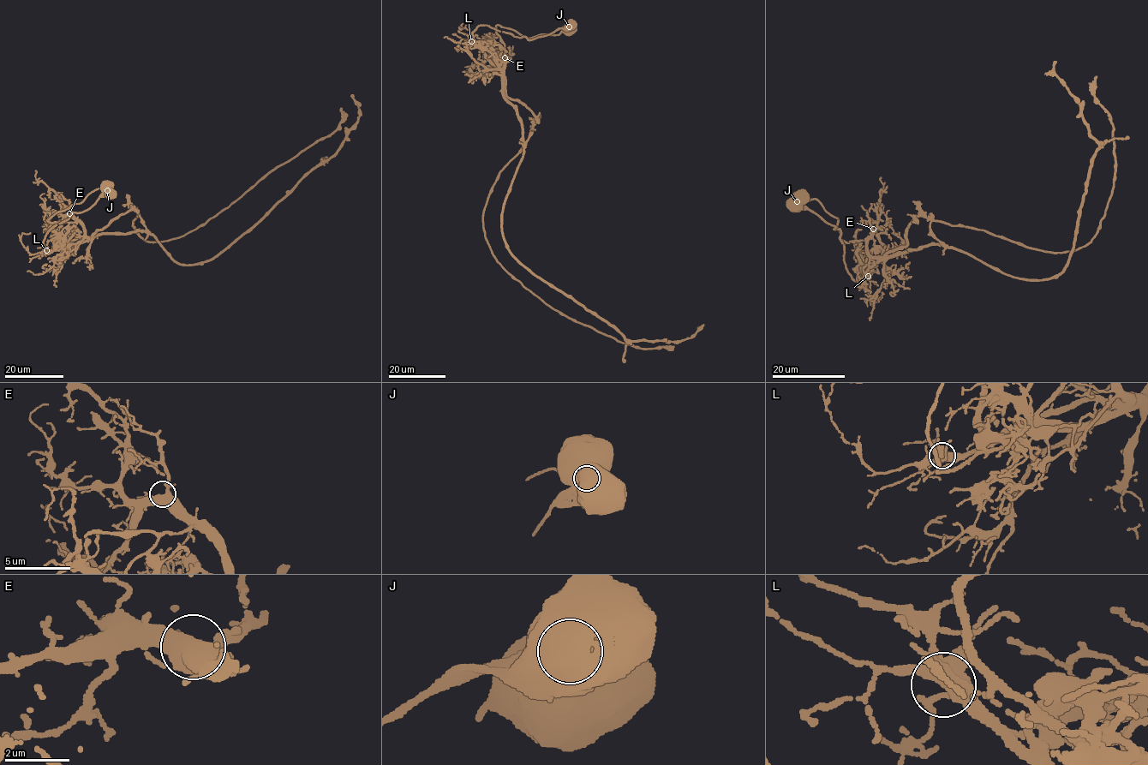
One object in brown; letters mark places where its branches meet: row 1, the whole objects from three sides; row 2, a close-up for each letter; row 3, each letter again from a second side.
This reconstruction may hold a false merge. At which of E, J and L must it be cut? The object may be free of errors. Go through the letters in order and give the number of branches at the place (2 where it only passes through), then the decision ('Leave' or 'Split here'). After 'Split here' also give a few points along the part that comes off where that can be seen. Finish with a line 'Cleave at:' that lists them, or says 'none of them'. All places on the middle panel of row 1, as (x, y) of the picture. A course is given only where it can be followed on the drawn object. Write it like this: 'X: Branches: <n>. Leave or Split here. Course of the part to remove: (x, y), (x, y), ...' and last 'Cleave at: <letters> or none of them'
E: Branches: 3. Leave
J: Branches: 3. Split here. Course of the part to remove: (569, 26), (531, 40), (472, 32), (535, 118), (488, 195), (485, 239), (553, 308), (670, 349)
L: Branches: 5. Leave
Cleave at: J

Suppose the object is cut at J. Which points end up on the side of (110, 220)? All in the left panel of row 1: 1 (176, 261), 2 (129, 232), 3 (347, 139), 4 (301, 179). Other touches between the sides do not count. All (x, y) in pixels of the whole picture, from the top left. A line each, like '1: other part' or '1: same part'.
1: other part
2: other part
3: other part
4: other part

